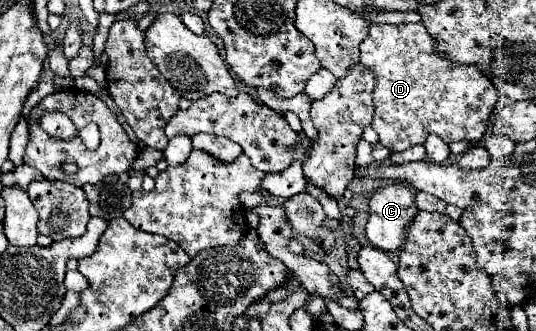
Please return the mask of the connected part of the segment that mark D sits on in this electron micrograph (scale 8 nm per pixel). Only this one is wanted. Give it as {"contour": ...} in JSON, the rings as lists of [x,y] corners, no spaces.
{"contour":[[[422,22],[418,24],[370,24],[368,38],[360,44],[360,62],[368,66],[376,78],[374,88],[374,120],[372,128],[380,136],[380,144],[390,152],[408,150],[414,144],[424,144],[428,134],[438,134],[444,142],[468,140],[478,142],[486,132],[494,104],[500,98],[496,86],[476,68],[466,64],[456,64],[436,52],[436,40],[428,36]]]}

